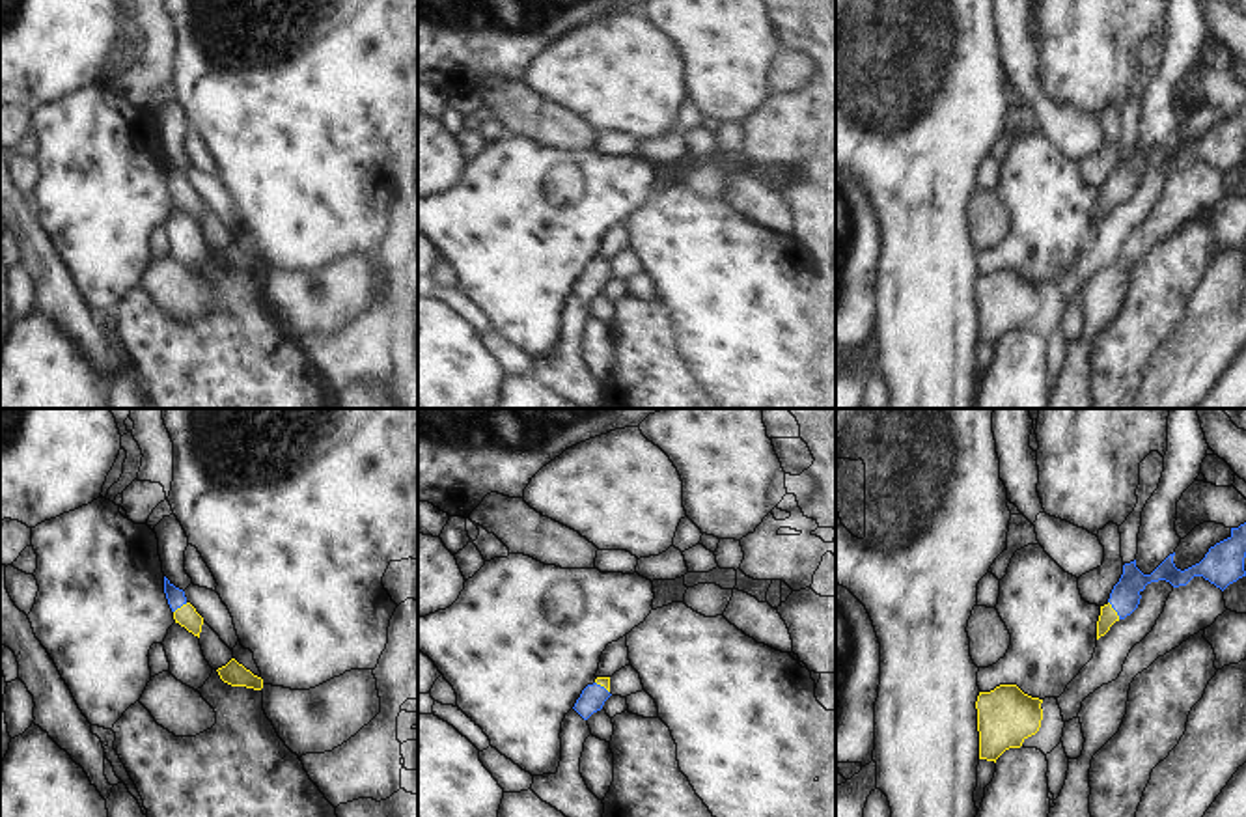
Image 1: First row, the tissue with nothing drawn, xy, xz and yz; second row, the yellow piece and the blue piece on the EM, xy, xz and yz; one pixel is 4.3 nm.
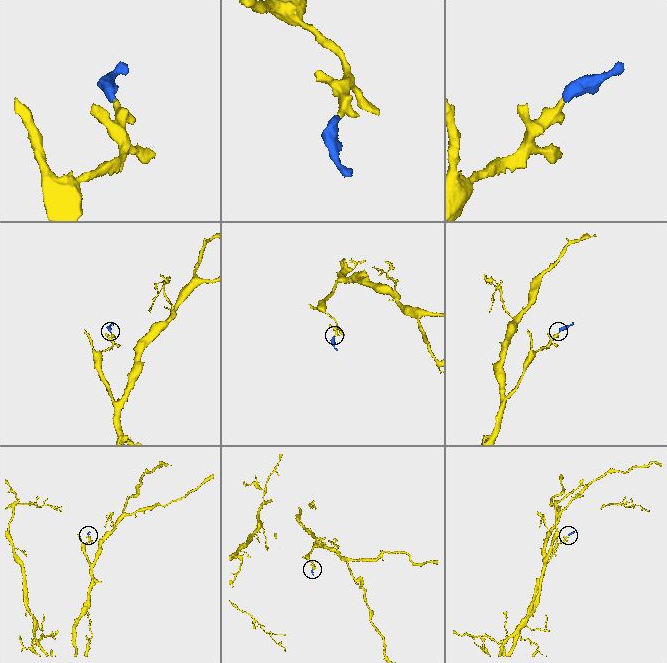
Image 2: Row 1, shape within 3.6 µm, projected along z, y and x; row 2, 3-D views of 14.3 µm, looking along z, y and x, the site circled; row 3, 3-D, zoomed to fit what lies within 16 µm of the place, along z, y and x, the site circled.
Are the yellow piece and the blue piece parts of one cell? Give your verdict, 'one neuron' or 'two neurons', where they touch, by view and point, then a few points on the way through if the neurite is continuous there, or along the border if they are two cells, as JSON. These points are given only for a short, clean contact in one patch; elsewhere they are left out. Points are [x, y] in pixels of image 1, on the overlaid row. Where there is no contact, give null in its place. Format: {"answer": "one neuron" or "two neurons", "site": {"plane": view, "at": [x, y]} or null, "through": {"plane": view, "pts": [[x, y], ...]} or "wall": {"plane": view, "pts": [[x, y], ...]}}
{"answer": "one neuron", "site": {"plane": "yz", "at": [1114, 610]}, "through": {"plane": "yz", "pts": [[1108, 616], [1114, 610], [1125, 595]]}}

